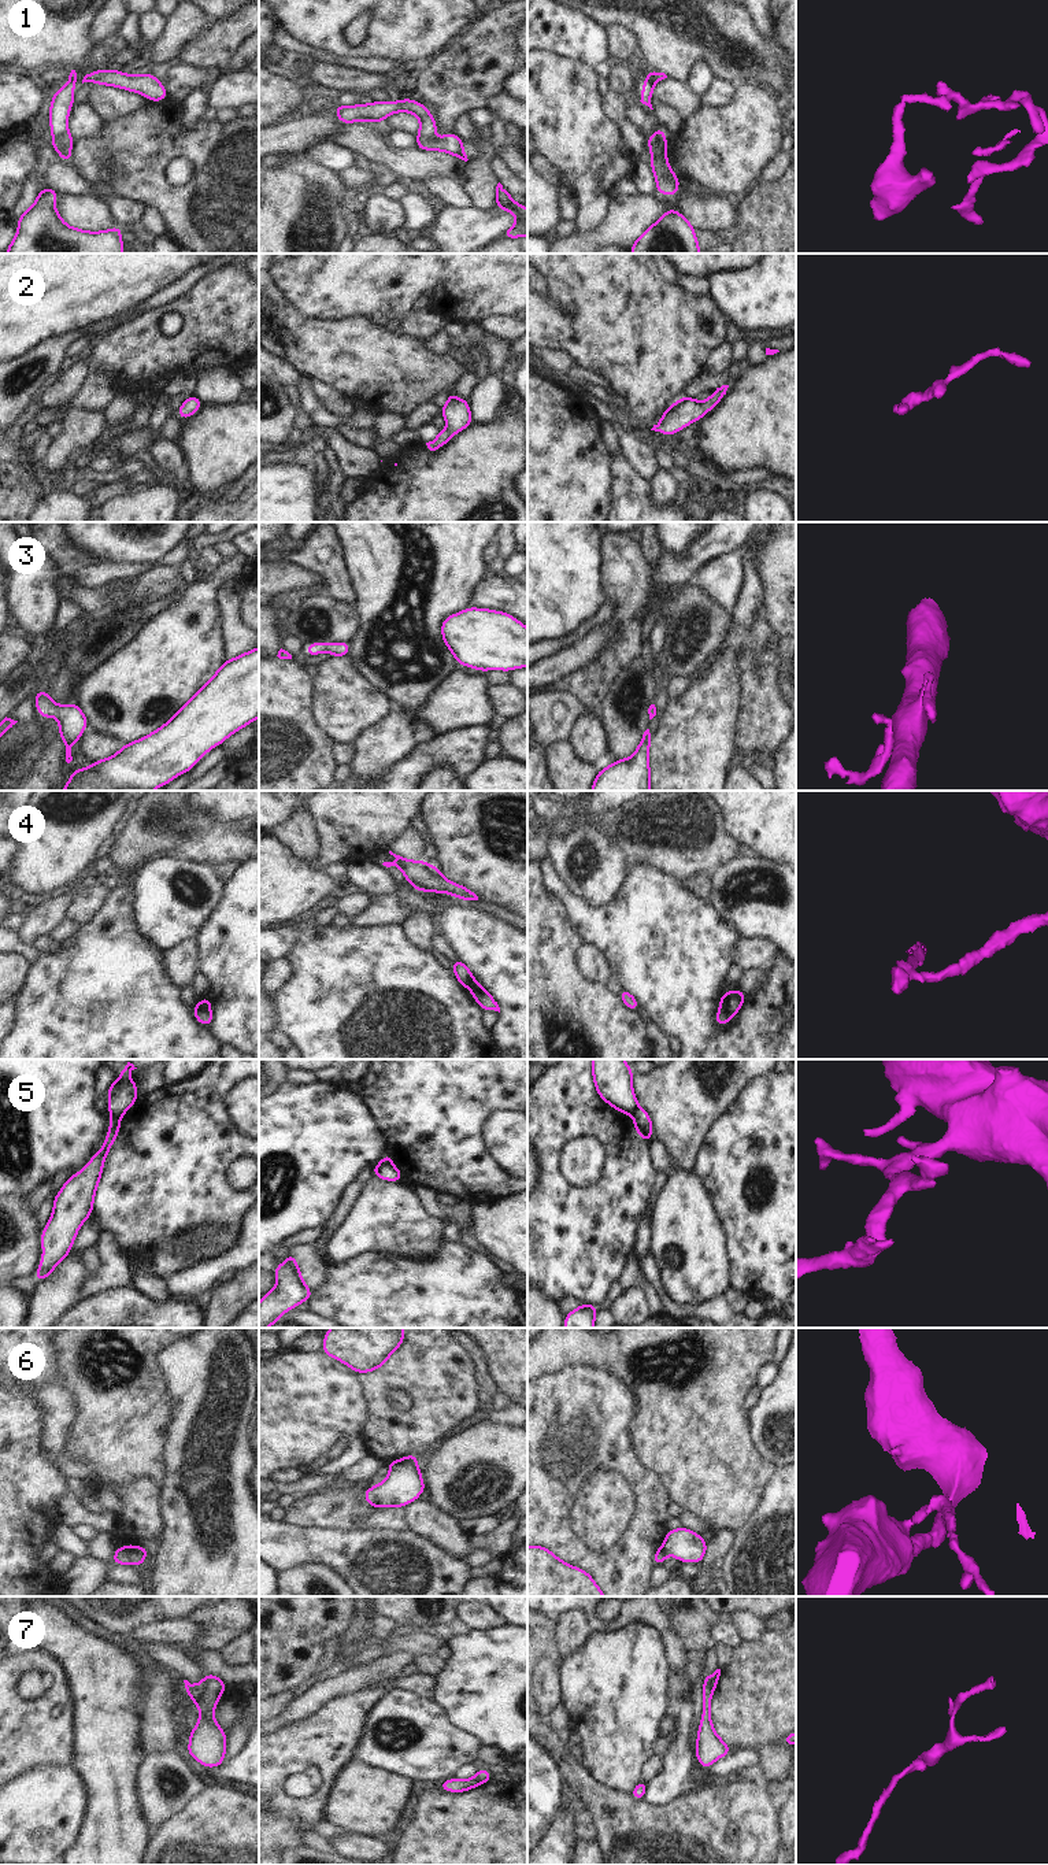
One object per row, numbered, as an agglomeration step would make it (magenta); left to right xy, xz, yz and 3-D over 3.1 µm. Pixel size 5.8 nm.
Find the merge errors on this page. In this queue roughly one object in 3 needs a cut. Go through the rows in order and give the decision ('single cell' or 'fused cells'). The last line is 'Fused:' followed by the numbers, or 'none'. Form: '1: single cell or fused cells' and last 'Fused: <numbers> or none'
1: fused cells
2: single cell
3: single cell
4: fused cells
5: fused cells
6: fused cells
7: fused cells
Fused: 1, 4, 5, 6, 7

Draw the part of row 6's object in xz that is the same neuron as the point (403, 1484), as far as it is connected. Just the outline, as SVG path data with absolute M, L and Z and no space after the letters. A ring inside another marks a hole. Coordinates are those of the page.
M395 1463L381 1484L366 1488L364 1500L378 1507L404 1507L425 1492L425 1481L416 1463Z

